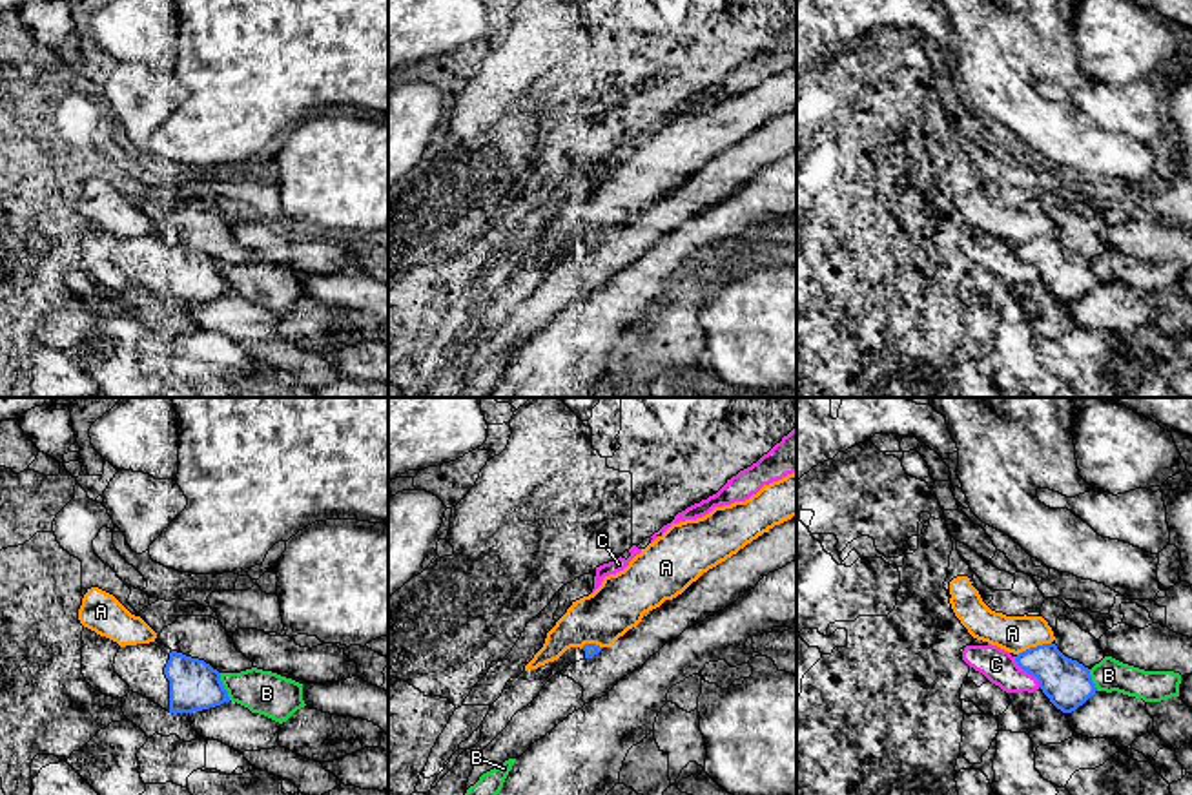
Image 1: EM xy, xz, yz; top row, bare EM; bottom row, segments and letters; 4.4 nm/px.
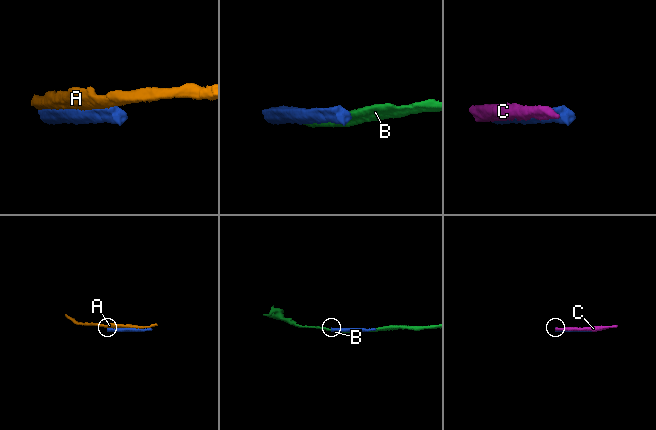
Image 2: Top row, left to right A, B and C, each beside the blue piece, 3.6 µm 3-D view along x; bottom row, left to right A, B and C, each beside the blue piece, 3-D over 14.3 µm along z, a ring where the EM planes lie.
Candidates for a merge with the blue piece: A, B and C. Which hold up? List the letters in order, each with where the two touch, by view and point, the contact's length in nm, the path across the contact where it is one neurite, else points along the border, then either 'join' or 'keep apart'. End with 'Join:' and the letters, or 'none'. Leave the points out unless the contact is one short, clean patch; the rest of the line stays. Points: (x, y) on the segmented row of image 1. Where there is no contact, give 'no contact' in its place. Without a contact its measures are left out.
A: meets blue in yz at (1034, 648); contact 160 nm long; keep apart
B: meets blue in xy at (223, 686); contact 130 nm long; keep apart
C: meets blue in yz at (1027, 671); contact 180 nm long; keep apart
Join: none

